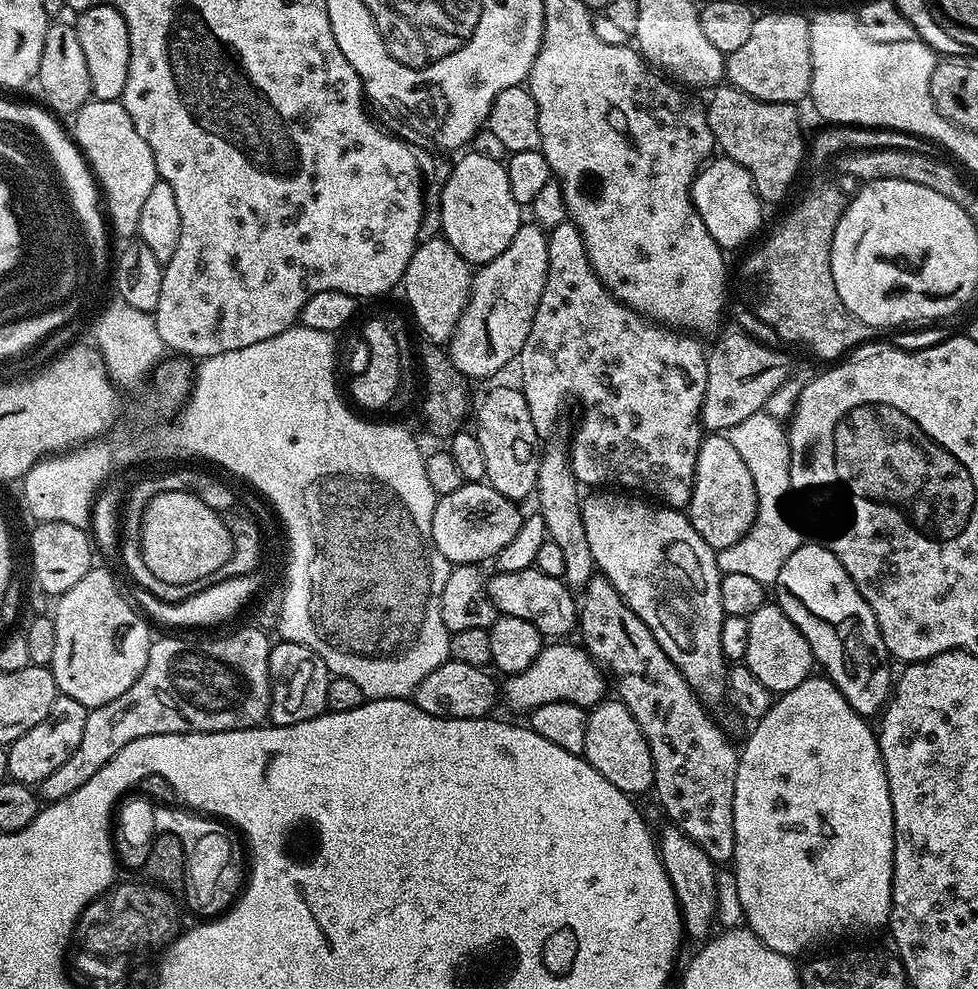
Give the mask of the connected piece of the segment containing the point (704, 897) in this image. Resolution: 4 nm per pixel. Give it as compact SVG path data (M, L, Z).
M668 826L658 836L658 851L664 864L666 874L672 883L676 900L680 903L680 916L684 920L685 933L694 939L704 942L713 935L712 923L716 920L716 872L717 865L686 834L674 826Z

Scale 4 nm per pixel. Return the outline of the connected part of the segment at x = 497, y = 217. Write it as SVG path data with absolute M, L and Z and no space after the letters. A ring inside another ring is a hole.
M469 150L464 154L460 161L453 163L450 178L440 195L440 231L465 262L479 266L498 258L514 242L514 234L518 234L522 223L522 206L510 194L508 169L501 161Z

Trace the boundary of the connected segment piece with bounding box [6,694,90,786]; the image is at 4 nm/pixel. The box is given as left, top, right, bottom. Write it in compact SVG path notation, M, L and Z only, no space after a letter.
M63 694L57 695L54 706L50 706L50 714L38 722L38 726L33 726L31 730L26 730L22 738L18 738L14 743L7 745L8 754L8 774L11 779L19 784L29 786L39 786L74 750L78 750L78 742L82 742L82 734L86 730L86 718L90 709L82 706L82 702L74 702L74 698Z

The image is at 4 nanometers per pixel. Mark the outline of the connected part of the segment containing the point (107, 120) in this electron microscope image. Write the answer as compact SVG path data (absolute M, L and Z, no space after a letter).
M89 99L88 103L83 104L79 112L75 113L74 120L74 141L99 185L111 231L116 231L120 236L135 237L142 206L158 179L150 146L146 146L142 134L138 134L130 114L126 114L120 100Z

